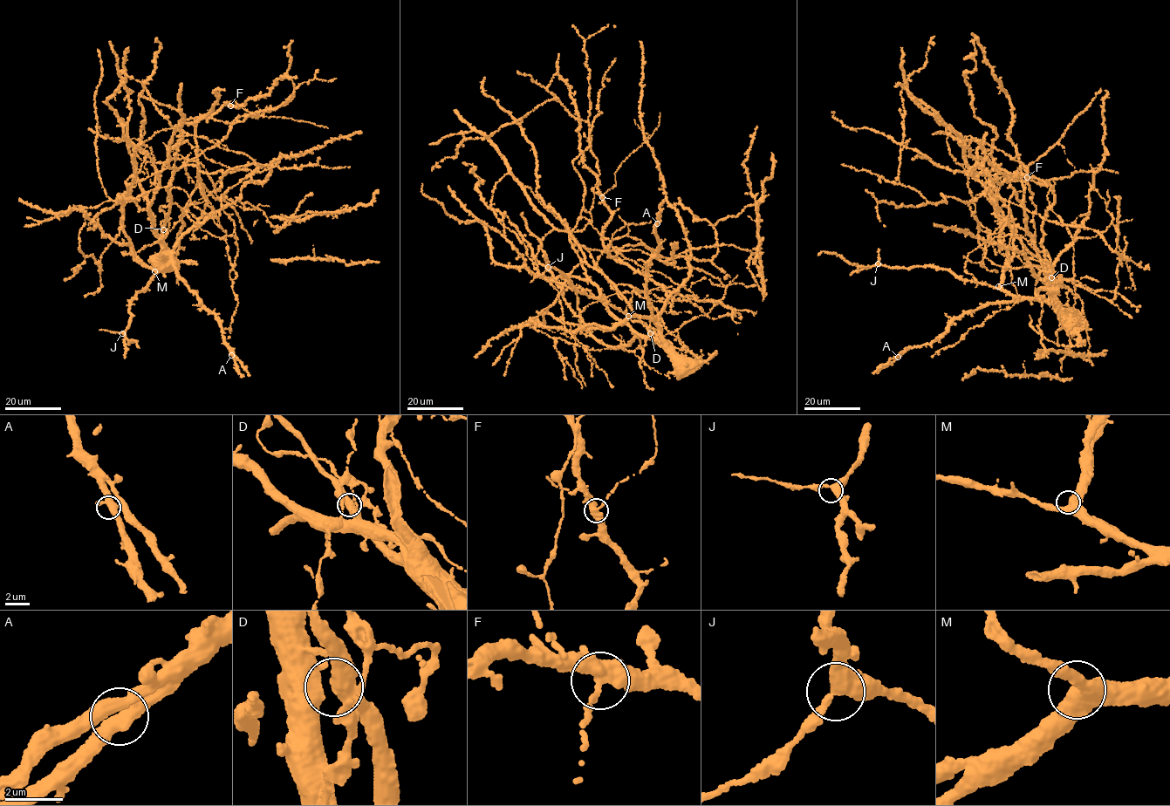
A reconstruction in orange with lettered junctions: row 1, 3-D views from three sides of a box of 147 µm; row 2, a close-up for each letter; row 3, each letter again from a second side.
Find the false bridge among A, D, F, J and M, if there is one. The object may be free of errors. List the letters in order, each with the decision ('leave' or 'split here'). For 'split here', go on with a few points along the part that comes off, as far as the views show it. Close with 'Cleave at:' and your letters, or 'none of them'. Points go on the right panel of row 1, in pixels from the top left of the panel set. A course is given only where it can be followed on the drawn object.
A: leave
D: leave
F: split here | (1027, 177), (1022, 191), (1013, 193), (1009, 200), (1006, 225), (1001, 232), (992, 235)
J: leave
M: leave
Cleave at: F

